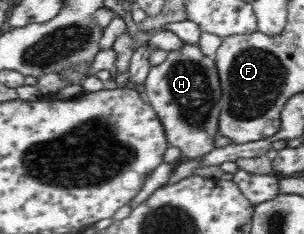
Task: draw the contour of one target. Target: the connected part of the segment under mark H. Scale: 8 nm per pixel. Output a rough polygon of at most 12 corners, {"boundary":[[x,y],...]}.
{"boundary":[[197,44],[149,66],[145,101],[180,161],[216,146],[221,86]]}

